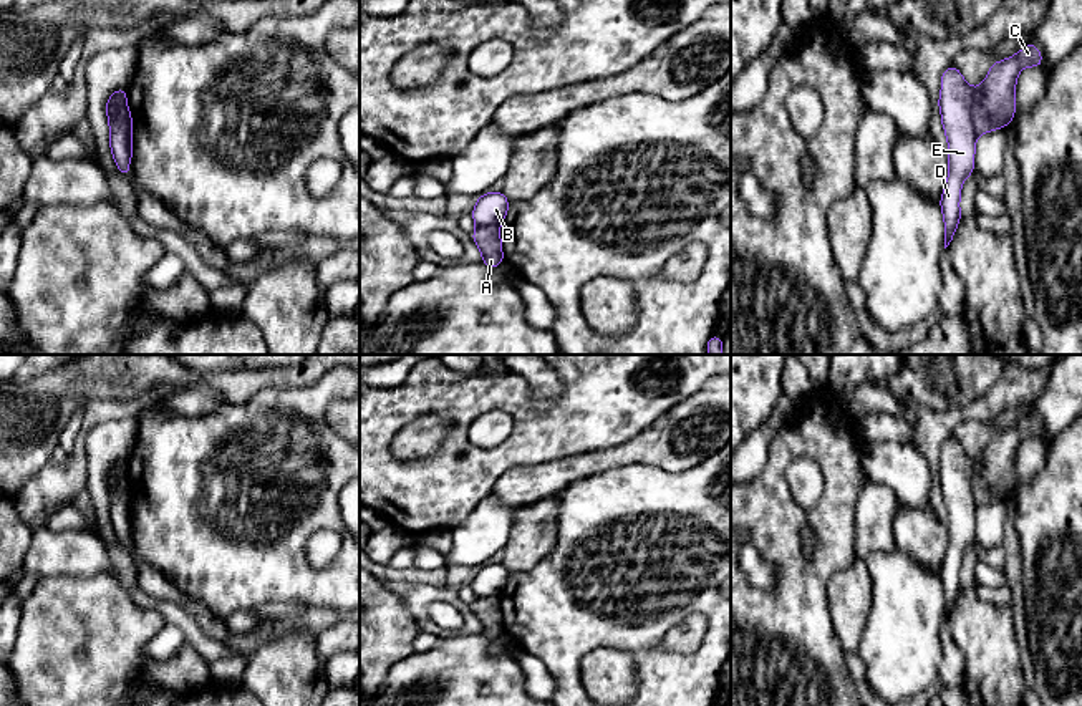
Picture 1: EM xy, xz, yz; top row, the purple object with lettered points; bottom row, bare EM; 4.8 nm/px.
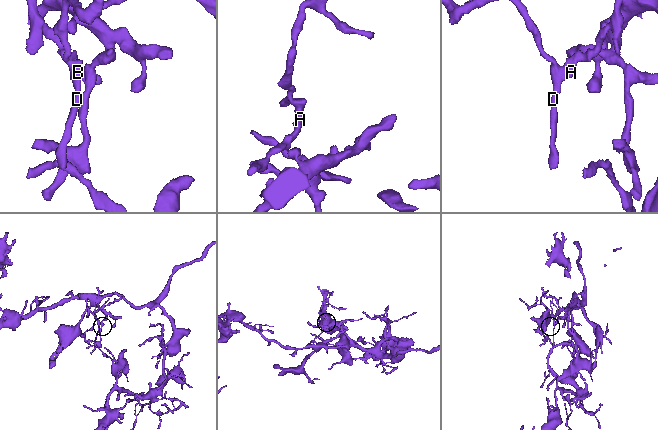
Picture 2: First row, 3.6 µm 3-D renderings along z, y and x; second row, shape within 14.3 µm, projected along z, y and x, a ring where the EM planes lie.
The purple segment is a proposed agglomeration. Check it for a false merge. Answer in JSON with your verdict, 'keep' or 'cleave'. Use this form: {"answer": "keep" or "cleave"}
{"answer": "cleave"}

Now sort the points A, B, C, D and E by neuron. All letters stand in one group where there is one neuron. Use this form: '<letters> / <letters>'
A C / B D E

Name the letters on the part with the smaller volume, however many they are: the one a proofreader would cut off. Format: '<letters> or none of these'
B, D, E

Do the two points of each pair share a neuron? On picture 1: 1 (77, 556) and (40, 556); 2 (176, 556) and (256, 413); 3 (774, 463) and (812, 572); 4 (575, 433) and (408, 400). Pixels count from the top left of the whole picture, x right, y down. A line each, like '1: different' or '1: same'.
1: same
2: same
3: same
4: same

